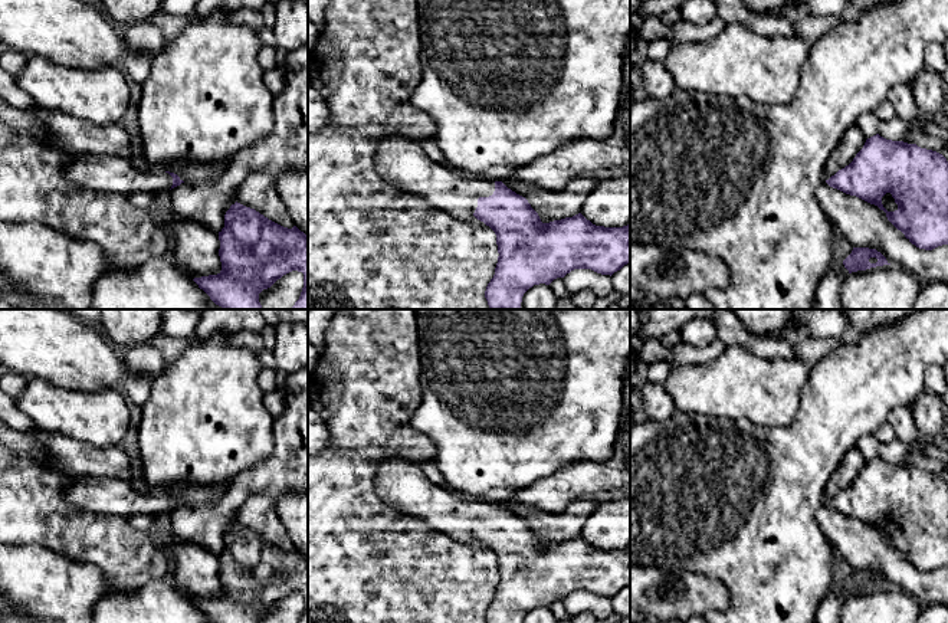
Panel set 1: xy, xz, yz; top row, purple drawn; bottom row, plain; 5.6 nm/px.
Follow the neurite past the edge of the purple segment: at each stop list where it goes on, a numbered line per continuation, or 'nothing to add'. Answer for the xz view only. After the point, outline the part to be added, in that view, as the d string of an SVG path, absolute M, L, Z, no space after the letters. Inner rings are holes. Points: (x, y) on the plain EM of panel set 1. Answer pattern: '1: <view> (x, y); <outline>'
1: xz (403, 485); M387 459L378 465L375 494L391 508L420 518L457 541L473 538L478 521L489 519L495 514L495 504L462 502L447 488L434 485L419 465L400 459Z

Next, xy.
1: xy (102, 495); M73 475L65 498L81 511L121 518L173 508L173 499L164 492L142 495L128 481L108 476Z

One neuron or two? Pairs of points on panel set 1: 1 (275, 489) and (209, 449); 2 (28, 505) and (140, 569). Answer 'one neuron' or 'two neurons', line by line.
1: two neurons
2: one neuron

